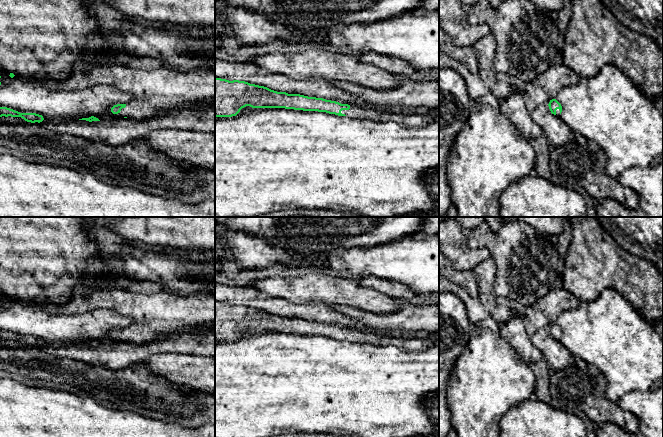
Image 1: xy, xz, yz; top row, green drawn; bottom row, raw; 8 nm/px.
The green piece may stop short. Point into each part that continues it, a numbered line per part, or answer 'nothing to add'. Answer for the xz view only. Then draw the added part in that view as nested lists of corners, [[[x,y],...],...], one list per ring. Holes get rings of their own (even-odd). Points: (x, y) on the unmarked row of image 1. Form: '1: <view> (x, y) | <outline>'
1: xz (369, 337) | [[[350,329],[349,334],[342,334],[342,338],[348,341],[373,344],[375,346],[396,346],[405,351],[422,351],[431,348],[435,341],[430,339],[412,338],[406,339],[403,337],[388,337],[378,335],[373,331],[359,331]]]

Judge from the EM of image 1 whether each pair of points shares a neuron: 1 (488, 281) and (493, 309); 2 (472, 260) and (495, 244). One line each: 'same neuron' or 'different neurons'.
1: same neuron
2: different neurons

